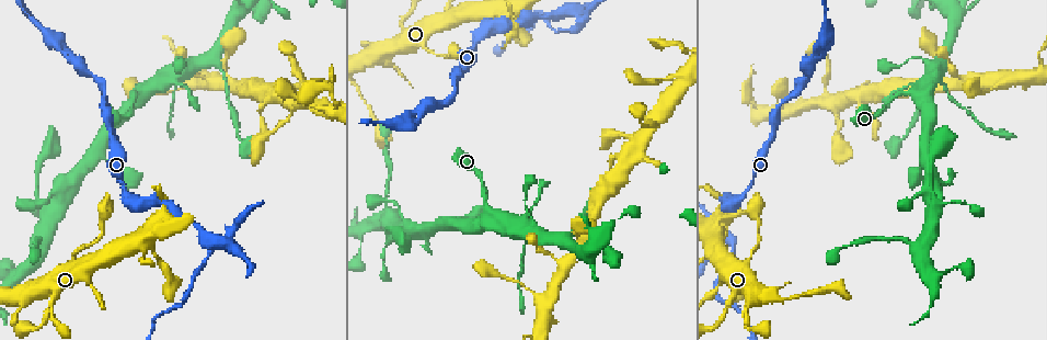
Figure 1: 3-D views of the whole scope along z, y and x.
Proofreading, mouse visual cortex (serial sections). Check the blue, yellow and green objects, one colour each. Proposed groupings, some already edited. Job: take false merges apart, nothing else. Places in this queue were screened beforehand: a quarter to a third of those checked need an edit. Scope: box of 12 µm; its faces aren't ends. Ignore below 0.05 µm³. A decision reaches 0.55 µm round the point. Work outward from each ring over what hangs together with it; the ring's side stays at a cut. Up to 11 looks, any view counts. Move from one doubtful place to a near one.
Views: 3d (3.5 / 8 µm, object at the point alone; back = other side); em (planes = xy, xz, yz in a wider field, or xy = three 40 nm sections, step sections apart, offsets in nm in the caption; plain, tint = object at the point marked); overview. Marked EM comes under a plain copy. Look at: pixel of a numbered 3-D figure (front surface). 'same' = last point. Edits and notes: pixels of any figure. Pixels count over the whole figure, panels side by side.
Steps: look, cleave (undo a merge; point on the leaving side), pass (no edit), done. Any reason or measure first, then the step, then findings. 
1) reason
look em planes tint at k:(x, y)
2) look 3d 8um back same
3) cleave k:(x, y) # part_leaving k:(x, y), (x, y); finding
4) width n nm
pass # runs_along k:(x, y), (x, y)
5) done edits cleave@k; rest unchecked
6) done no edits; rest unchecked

two arms in line, one across
look 3d 3.5um at 1:(228, 236)

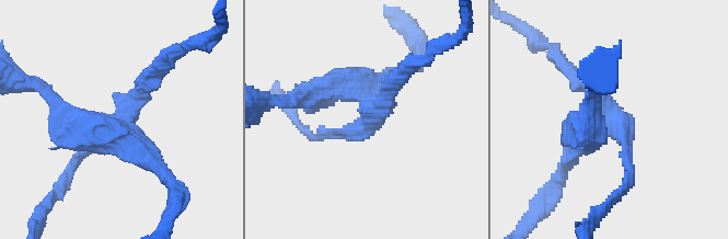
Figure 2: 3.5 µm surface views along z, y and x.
arms 3; arm_widths 150, 200, 400 nm
look em xy step 5 tint at 2:(614, 120)

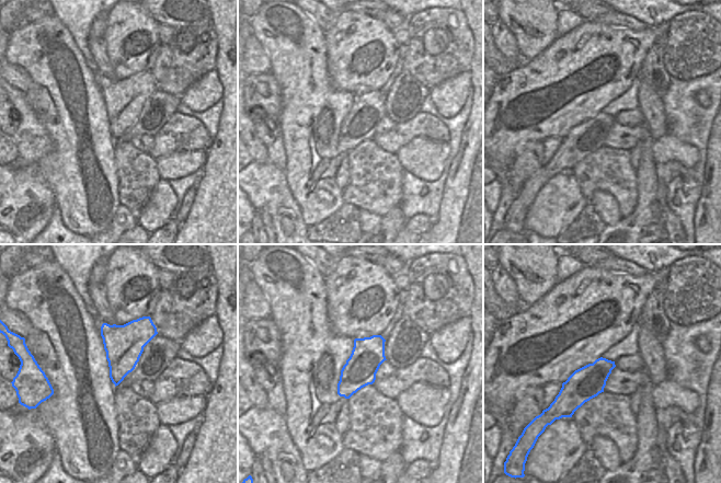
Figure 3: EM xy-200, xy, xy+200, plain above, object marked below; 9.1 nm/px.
cleave 2:(631, 124) # part_leaving 2:(605, 118), (625, 133), (625, 186); two cells meet here

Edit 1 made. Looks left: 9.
sharp bend
look 3d 3.5um at 1:(735, 215)

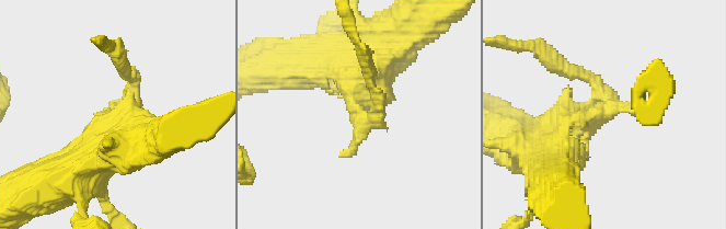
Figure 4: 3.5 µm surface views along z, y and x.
now the EM
look em xy step 1 tint at 4:(363, 120)

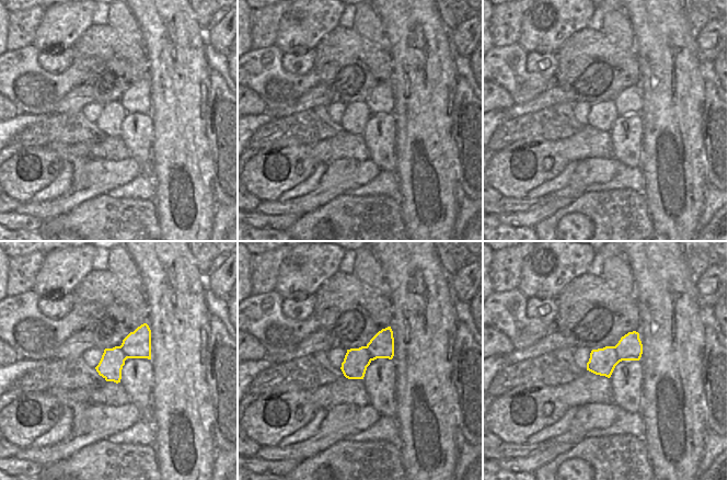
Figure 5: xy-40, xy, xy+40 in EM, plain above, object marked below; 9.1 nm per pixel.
width 220 nm
cleave 4:(571, 68) # part_leaving 4:(604, 96), (529, 46); a second cell is stuck on

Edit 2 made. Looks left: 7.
look overview

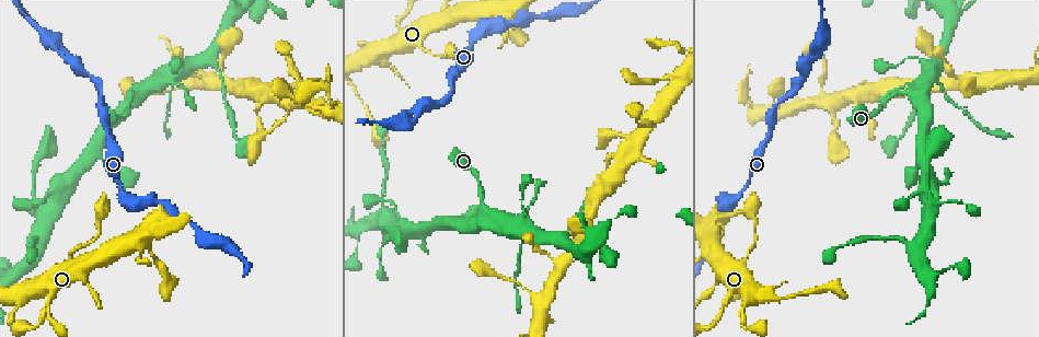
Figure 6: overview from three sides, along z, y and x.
thin neck
look 3d 3.5um at 6:(87, 285)

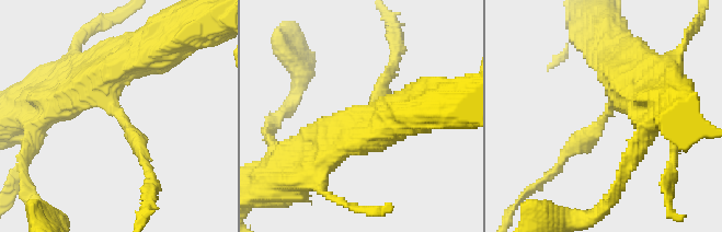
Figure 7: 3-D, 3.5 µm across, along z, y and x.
arm_widths 200, 500 nm; need the tissue
look em xy step 5 tint at 7:(606, 115)

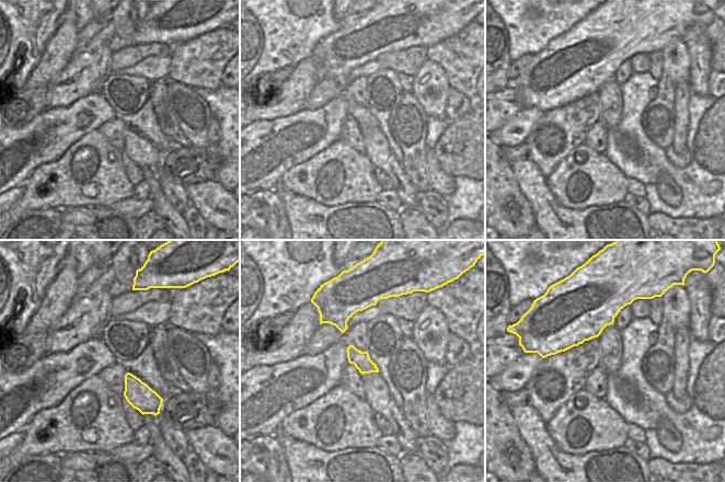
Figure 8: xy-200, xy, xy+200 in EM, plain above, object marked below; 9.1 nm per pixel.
look em xy step 3 tint same

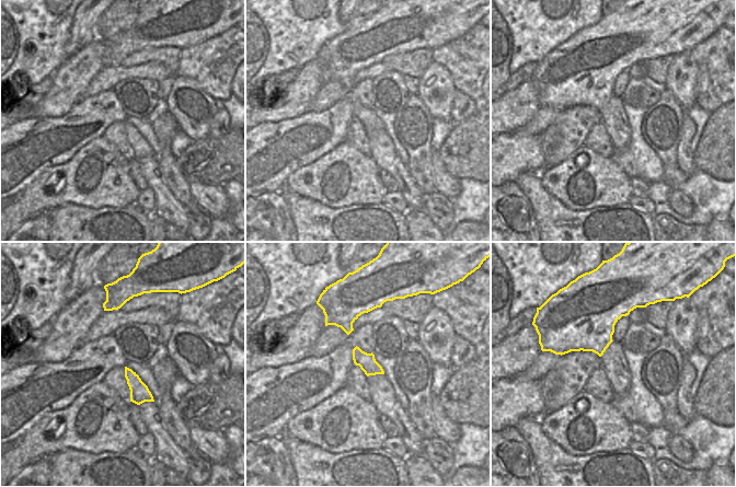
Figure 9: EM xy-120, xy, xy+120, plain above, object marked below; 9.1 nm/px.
pass # runs_along 7:(317, 148), (377, 103), (390, 69); continuous, no second cell

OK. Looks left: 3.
abrupt turn
look 3d 3.5um at 6:(554, 239)

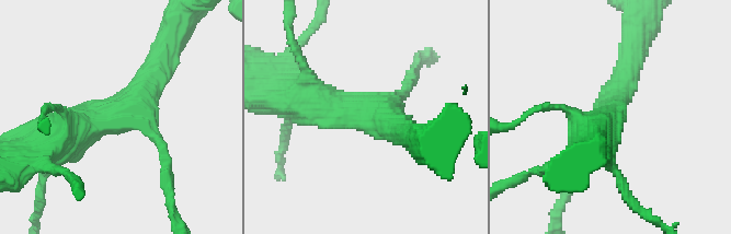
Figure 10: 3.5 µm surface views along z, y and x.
arms 3; arm_widths 150, 350, 600 nm; need the tissue
look em xy step 3 tint at 10:(371, 112)

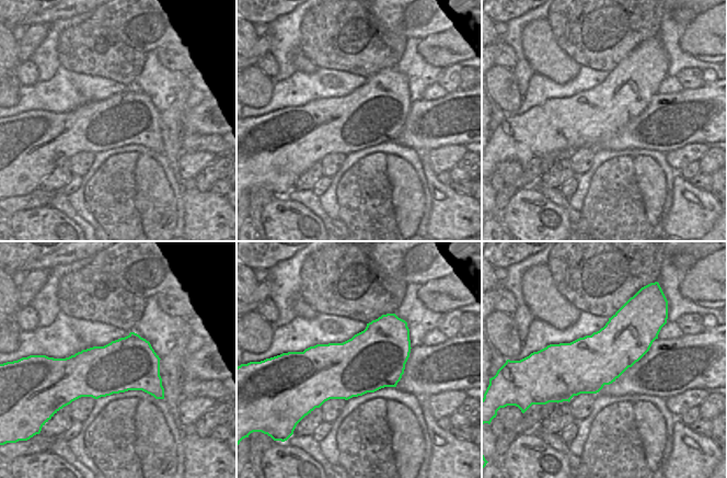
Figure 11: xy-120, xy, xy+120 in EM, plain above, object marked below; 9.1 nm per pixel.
look em planes tint same

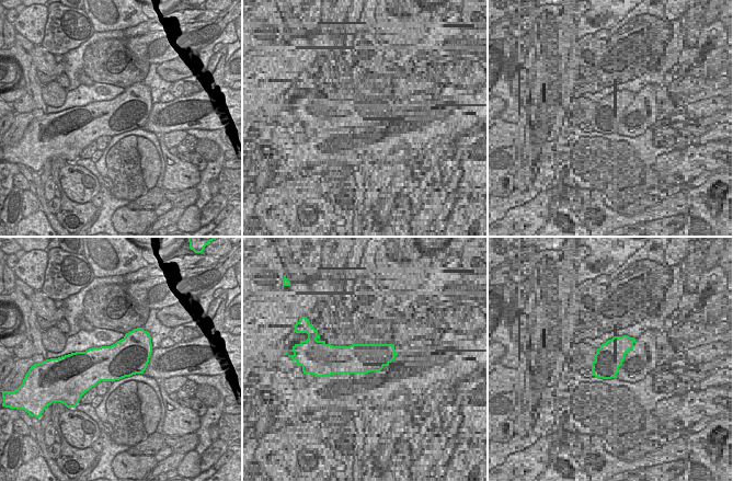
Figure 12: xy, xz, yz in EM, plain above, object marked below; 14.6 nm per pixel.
pass # all the same cell

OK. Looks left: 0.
done edits cleave@2, cleave@4; rest unchecked

